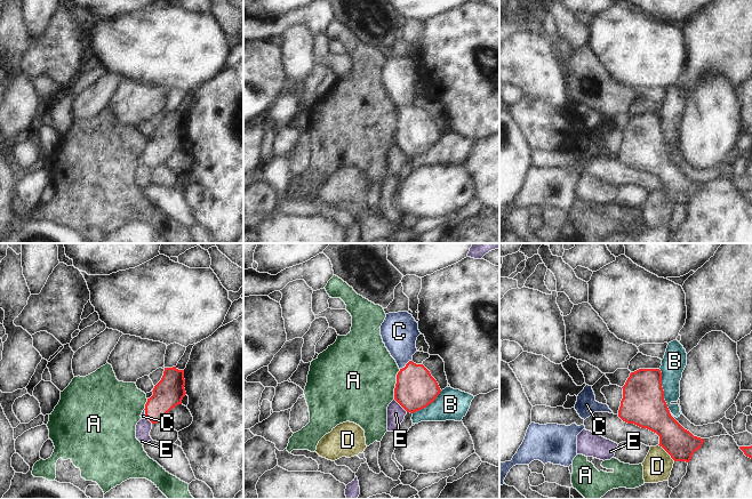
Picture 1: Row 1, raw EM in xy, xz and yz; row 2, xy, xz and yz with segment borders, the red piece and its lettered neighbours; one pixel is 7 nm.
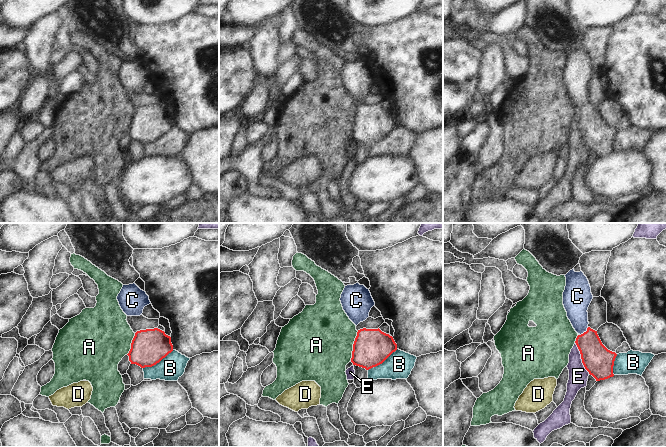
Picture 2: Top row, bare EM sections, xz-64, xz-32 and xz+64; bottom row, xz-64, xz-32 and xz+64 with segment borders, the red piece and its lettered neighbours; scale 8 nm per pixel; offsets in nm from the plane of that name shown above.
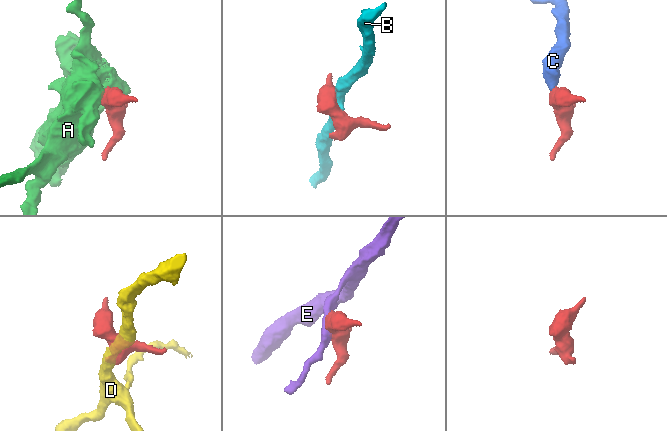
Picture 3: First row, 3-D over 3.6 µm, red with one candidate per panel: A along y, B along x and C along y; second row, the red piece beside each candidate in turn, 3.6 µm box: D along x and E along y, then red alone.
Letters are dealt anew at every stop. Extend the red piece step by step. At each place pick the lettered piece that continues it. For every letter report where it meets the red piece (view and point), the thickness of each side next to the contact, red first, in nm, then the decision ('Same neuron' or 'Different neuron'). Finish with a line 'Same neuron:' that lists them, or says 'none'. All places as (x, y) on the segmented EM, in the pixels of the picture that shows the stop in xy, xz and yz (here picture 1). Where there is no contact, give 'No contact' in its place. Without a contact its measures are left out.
A: Touches red at xz (396, 384). Thickness 280 nm (red) against 500 nm. Different neuron
B: Touches red at yz (662, 389). Thickness 300 nm (red) against 170 nm. Different neuron
C: Touches red at xz (406, 365). Thickness 280 nm (red) against 260 nm. Same neuron
D: Touches red at yz (666, 451). Thickness 220 nm (red) against 200 nm. Different neuron
E: Touches red at xz (401, 405). Thickness 280 nm (red) against 130 nm. Different neuron
Same neuron: C.

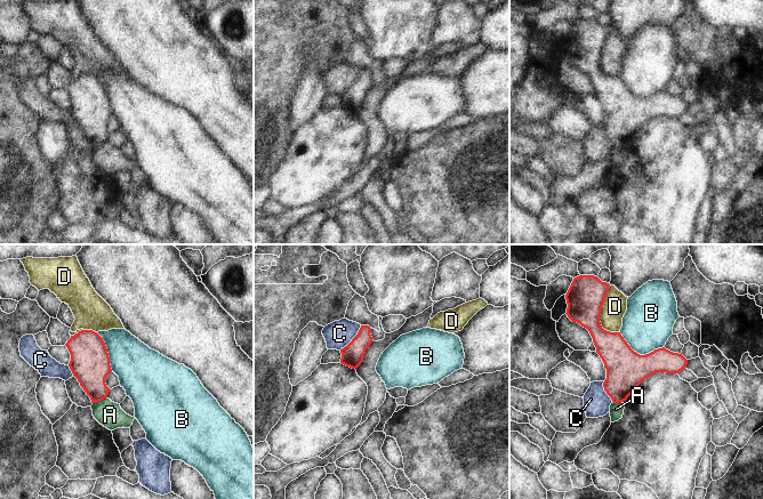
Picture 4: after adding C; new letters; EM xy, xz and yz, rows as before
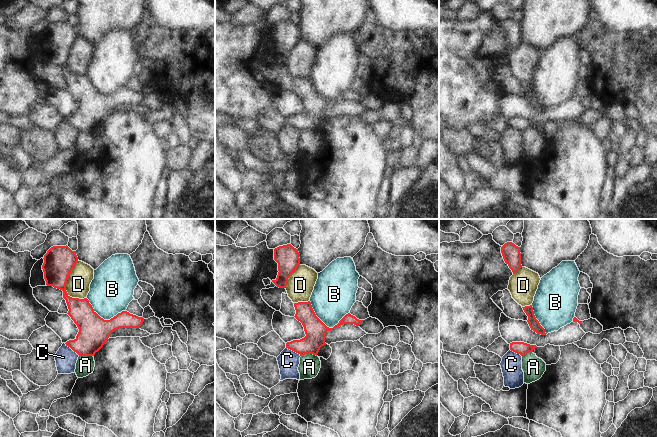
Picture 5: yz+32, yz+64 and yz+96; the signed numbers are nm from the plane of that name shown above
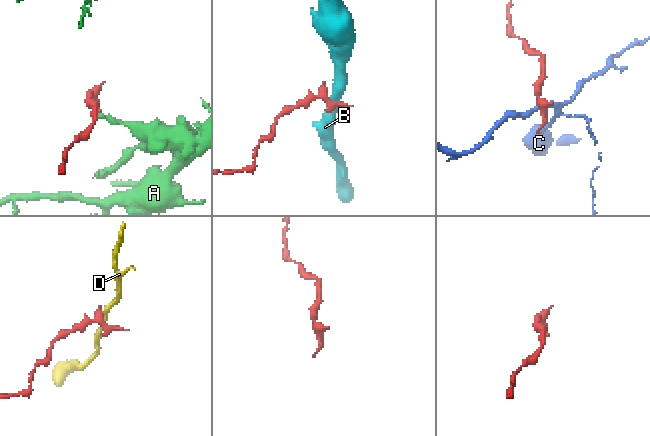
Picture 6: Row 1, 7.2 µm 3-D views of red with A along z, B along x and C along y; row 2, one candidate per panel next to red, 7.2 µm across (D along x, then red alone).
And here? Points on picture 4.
A: Touches red at xy (99, 400). Thickness 260 nm (red) against 180 nm. Different neuron
B: Touches red at yz (639, 354). Thickness 280 nm (red) against 360 nm. Different neuron
C: Touches red at xz (352, 339). Thickness 160 nm (red) against 190 nm. Different neuron
D: Touches red at yz (600, 313). Thickness 260 nm (red) against 170 nm. Different neuron
Same neuron: none.

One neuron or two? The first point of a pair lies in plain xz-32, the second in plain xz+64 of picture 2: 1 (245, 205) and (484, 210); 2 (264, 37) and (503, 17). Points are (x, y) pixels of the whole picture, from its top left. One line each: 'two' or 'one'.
1: one
2: two

